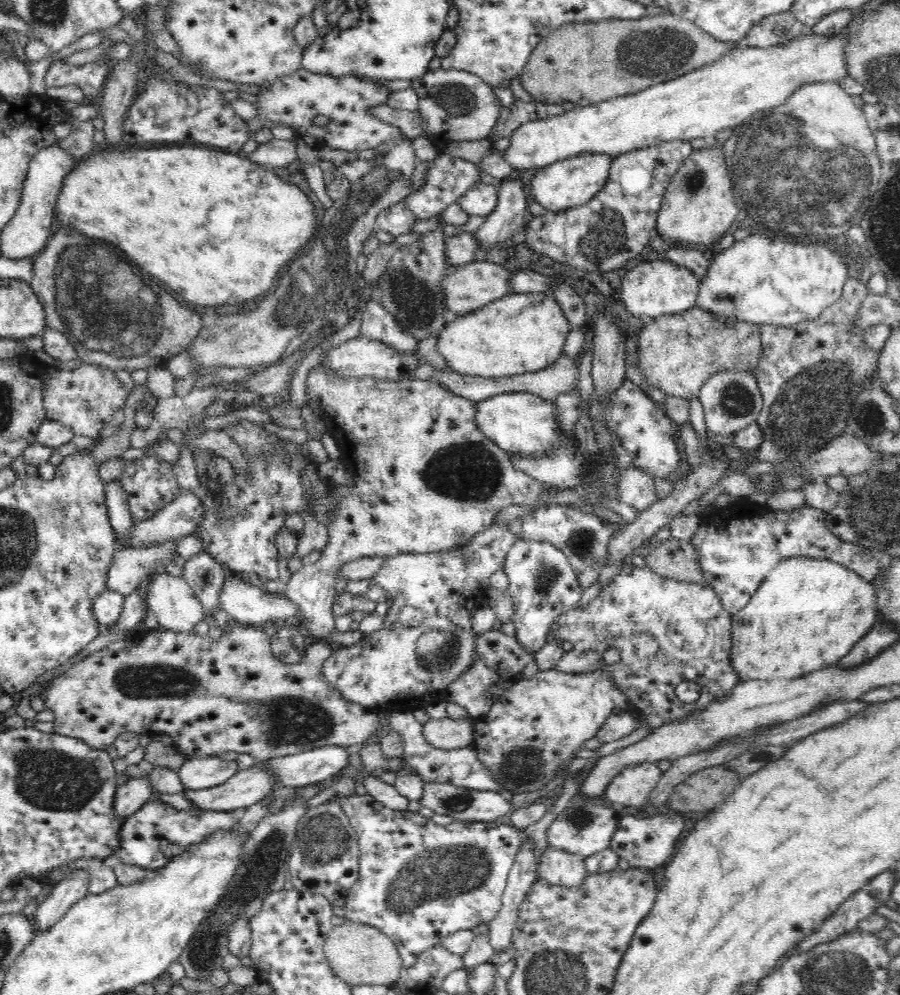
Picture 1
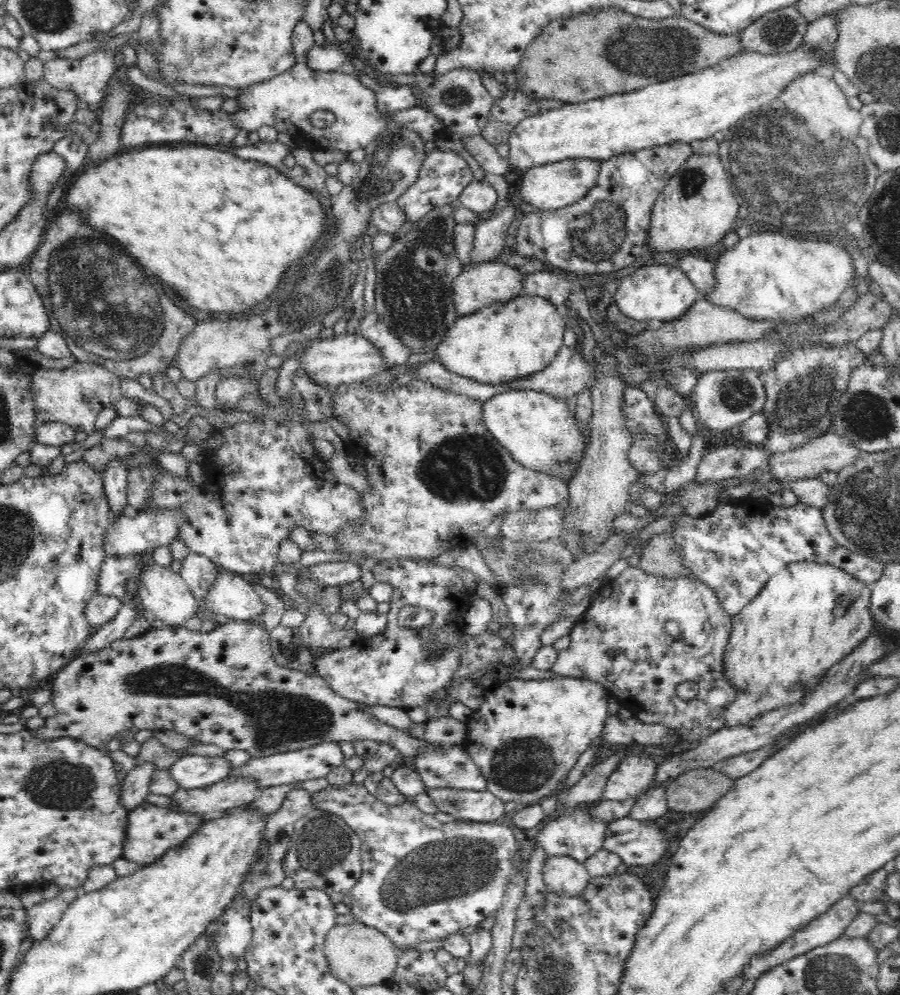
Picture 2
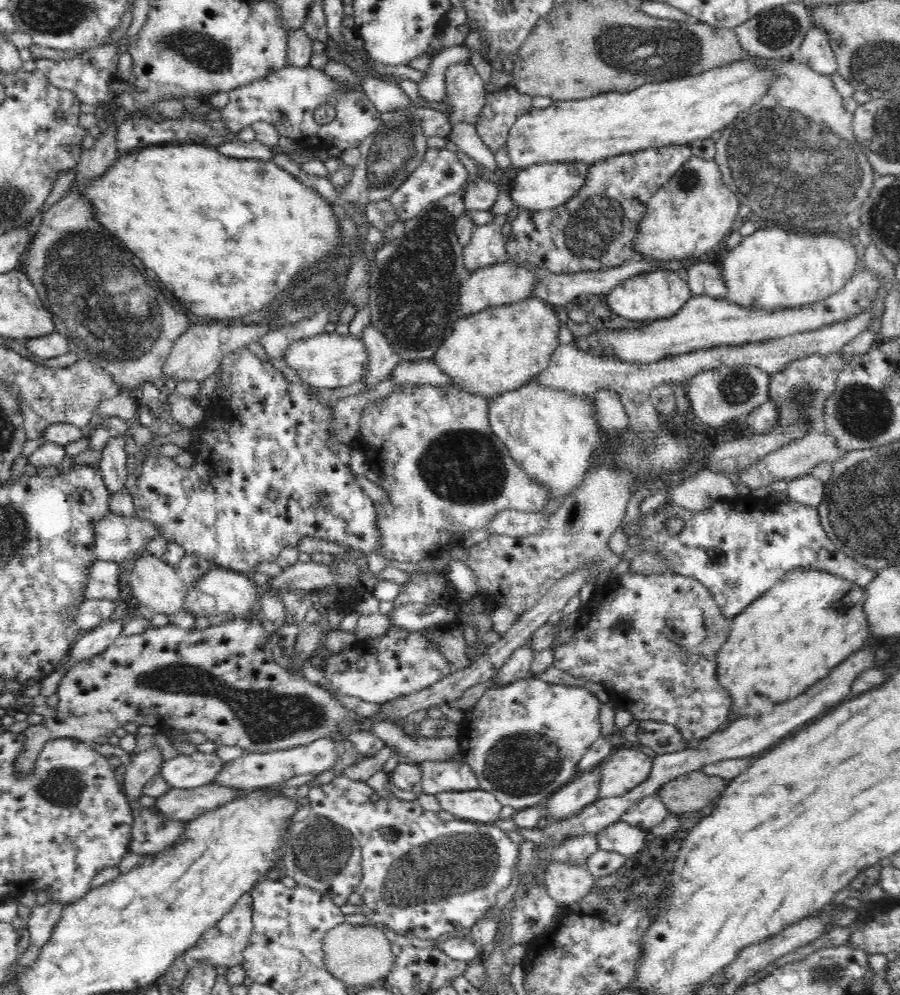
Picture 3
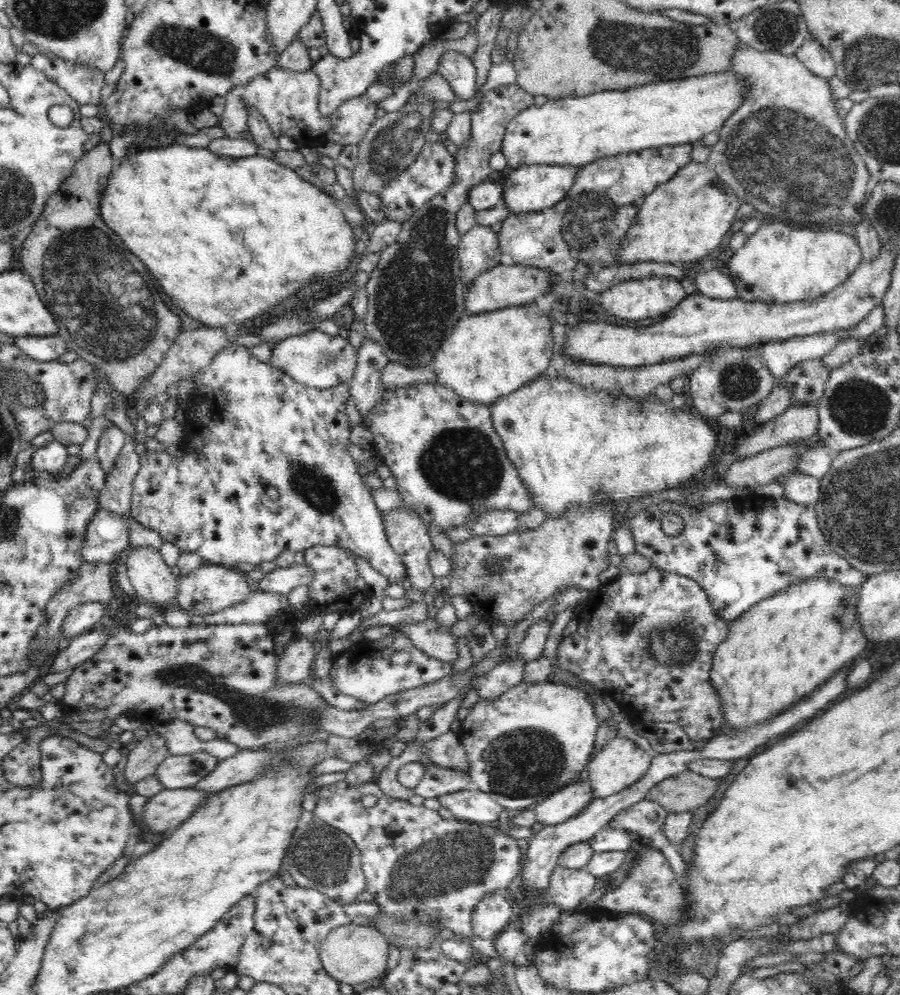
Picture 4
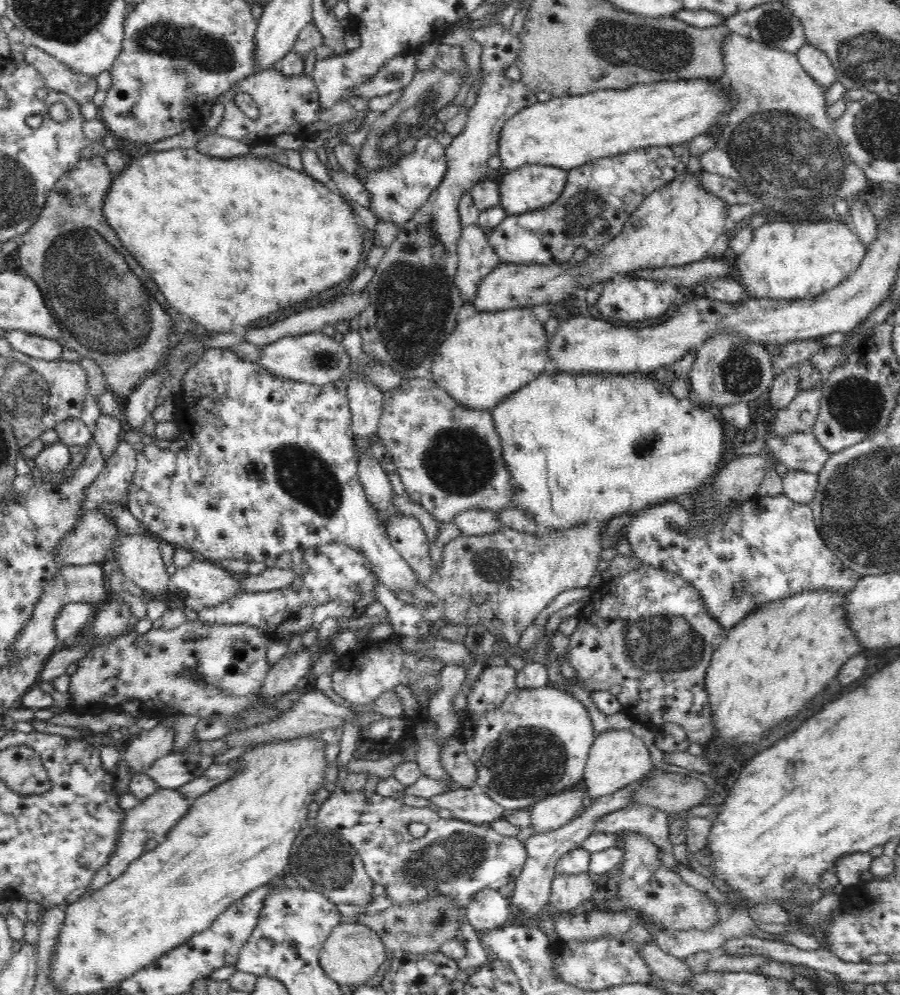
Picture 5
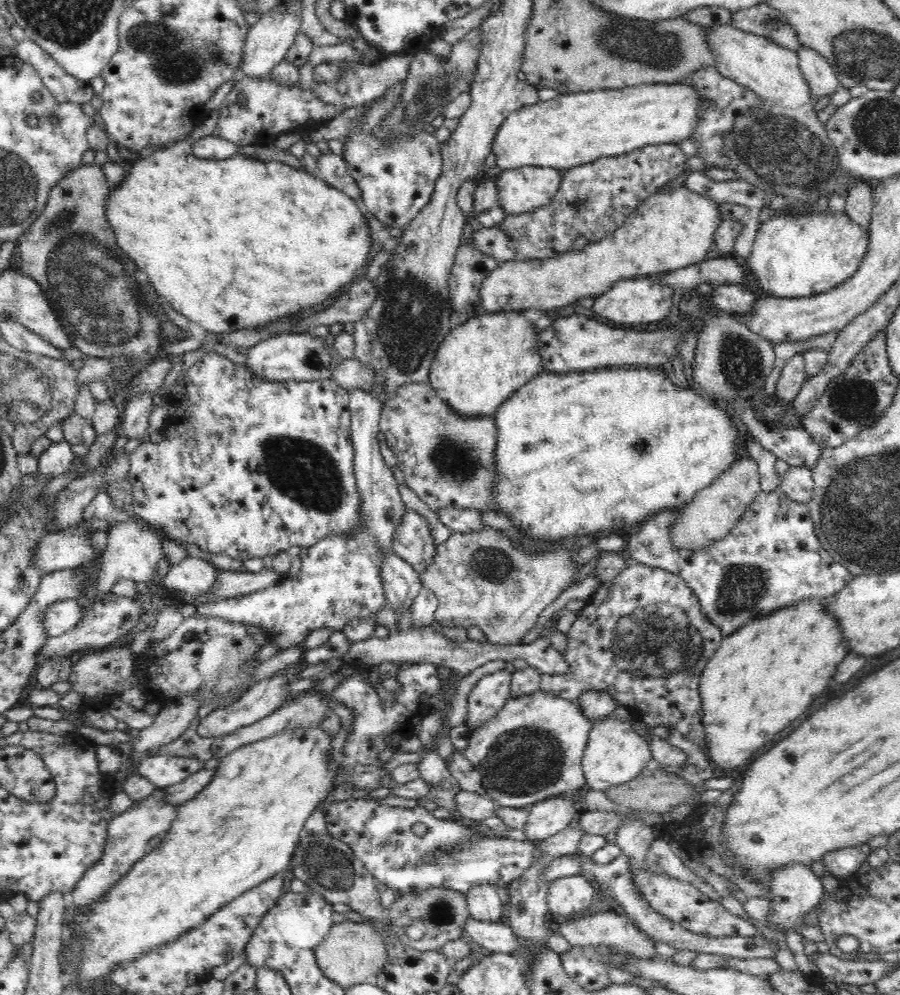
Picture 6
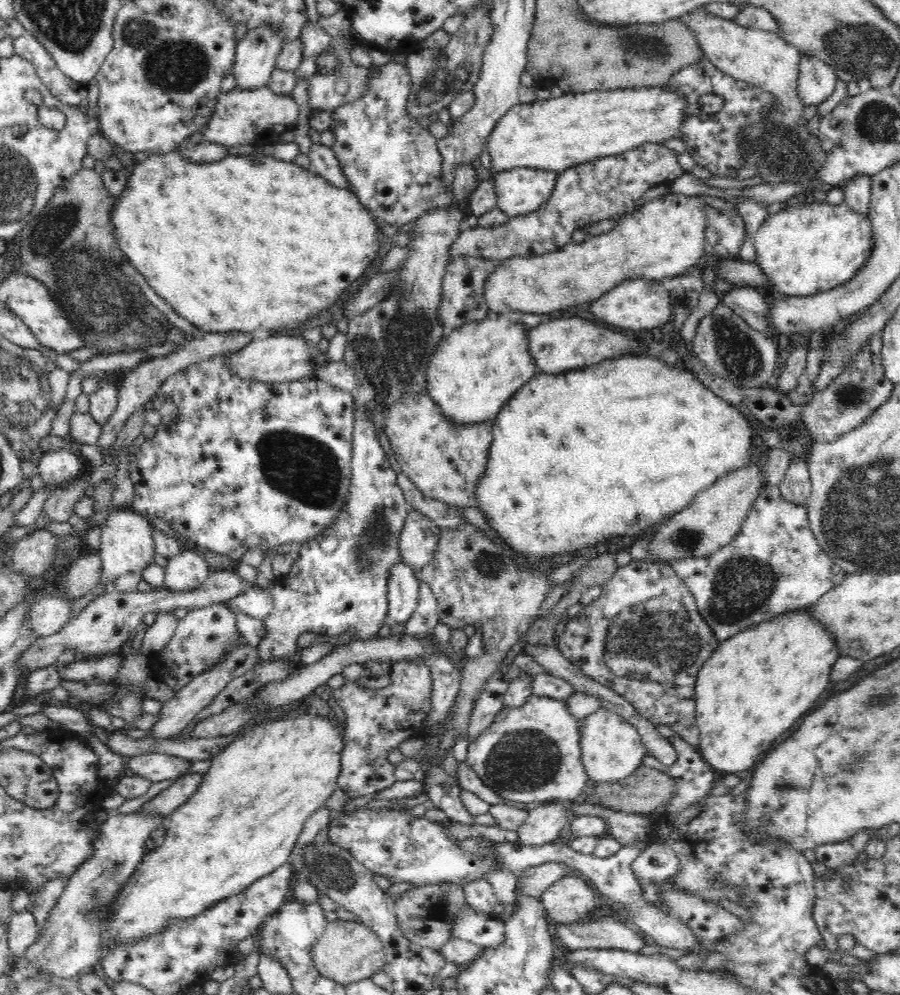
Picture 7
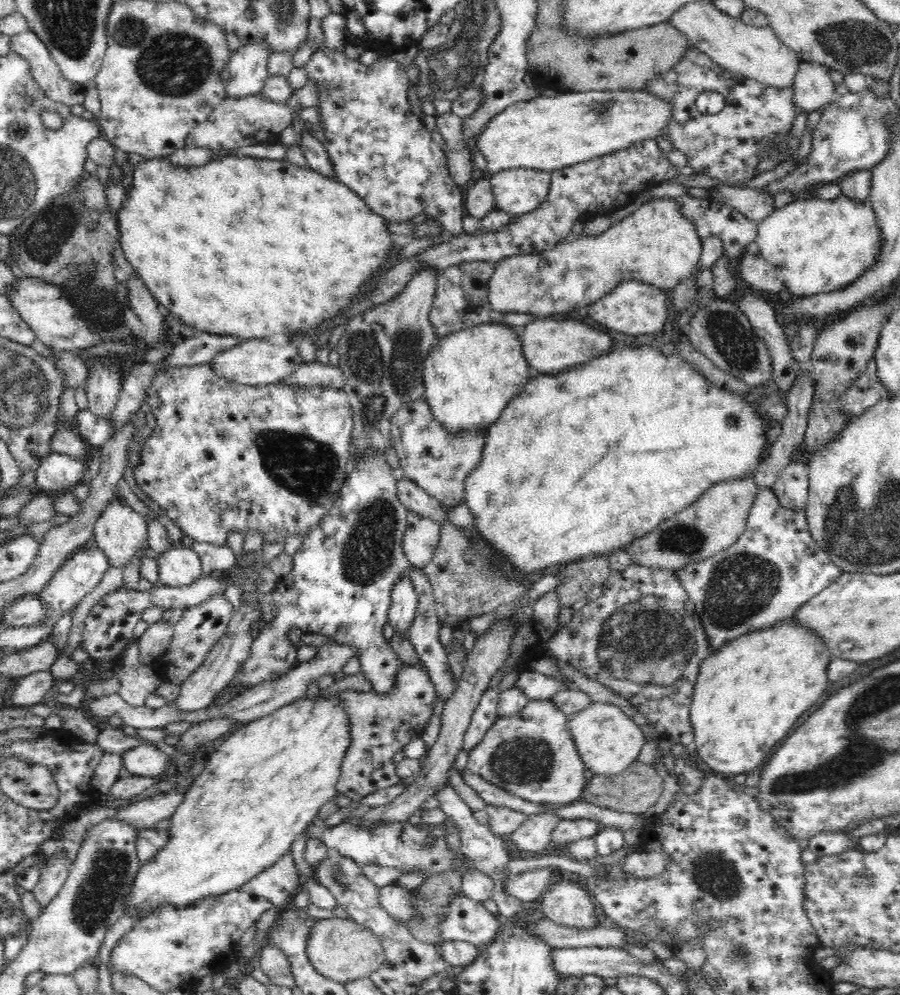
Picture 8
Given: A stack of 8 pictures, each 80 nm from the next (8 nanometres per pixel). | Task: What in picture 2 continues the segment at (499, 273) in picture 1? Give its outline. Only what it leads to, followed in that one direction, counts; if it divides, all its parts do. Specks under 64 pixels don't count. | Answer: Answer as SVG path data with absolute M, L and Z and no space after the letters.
M497 261L470 262L463 265L462 272L454 278L450 292L454 299L456 312L461 315L472 314L494 302L503 302L522 294L522 276L517 269Z

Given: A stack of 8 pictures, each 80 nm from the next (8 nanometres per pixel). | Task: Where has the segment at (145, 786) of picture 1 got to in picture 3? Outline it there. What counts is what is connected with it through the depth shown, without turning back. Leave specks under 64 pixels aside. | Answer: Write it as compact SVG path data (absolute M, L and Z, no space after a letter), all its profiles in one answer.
M150 749L131 758L124 775L124 790L128 801L138 801L143 795L143 788L154 775L161 770L162 754L158 750Z

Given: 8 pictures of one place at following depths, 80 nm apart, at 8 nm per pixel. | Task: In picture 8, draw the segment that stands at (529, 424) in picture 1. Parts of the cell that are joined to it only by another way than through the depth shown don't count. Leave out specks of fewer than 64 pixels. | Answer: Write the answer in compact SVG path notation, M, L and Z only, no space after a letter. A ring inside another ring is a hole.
M630 346L626 350L615 348L614 352L598 358L587 364L576 365L565 369L562 373L542 375L534 373L532 380L524 387L524 392L512 398L512 402L504 408L502 415L487 431L487 441L484 445L482 460L466 480L465 503L470 507L475 518L476 532L488 542L491 549L504 554L504 558L518 570L518 576L530 576L530 572L540 572L542 568L549 571L558 569L590 557L609 556L620 548L626 548L630 542L646 536L651 530L660 526L673 514L682 512L687 506L698 500L698 496L712 486L726 480L746 477L755 472L758 464L763 460L768 446L763 420L755 405L728 393L725 389L716 388L704 376L701 376L692 366L682 360L680 356L664 356L652 346ZM532 422L532 432L524 432L524 424ZM622 474L626 484L632 486L636 494L622 496ZM664 482L672 486L672 492L664 492Z

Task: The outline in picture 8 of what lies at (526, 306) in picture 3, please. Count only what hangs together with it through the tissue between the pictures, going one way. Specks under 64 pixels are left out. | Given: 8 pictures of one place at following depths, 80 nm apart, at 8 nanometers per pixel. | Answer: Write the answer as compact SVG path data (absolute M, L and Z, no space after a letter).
M488 321L484 324L471 326L464 330L450 333L446 338L439 340L432 347L429 358L423 366L424 395L430 402L434 419L442 423L452 434L474 428L487 429L502 415L504 408L509 404L526 382L532 380L534 372L530 363L526 361L524 346L520 335L512 330L505 322Z

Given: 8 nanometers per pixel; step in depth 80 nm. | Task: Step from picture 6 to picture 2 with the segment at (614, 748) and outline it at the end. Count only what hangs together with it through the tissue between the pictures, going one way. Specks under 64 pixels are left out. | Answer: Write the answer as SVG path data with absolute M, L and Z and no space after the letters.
M632 755L609 776L601 800L622 802L636 799L654 786L657 765L650 756Z

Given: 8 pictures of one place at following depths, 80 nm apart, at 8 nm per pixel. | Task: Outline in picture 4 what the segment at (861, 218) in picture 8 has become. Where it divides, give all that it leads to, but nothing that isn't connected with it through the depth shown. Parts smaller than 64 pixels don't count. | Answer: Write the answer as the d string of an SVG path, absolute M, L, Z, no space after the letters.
M760 217L760 227L759 229L752 235L748 236L746 243L744 246L733 252L733 255L730 257L728 261L728 277L732 279L732 283L734 283L734 287L736 287L736 299L740 299L746 302L762 302L762 303L791 303L794 301L805 301L813 298L821 297L826 293L829 293L831 290L834 290L838 285L841 285L860 265L861 248L859 244L856 243L853 237L844 234L843 232L834 232L840 231L840 225L838 226L830 226L832 230L822 230L822 228L798 228L798 226L788 226L784 223L777 222L775 218L770 217Z

